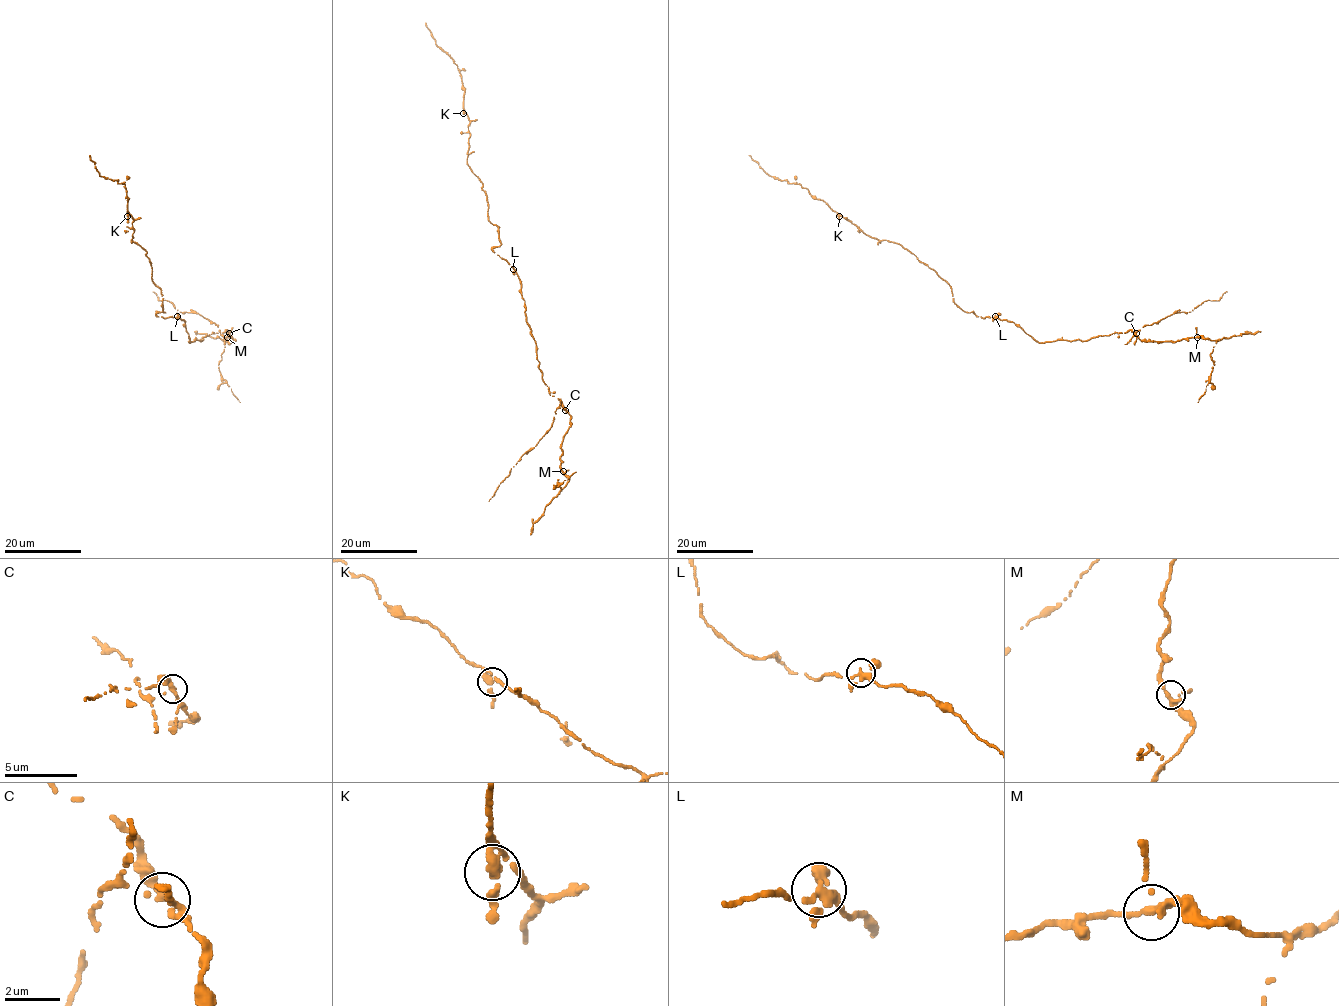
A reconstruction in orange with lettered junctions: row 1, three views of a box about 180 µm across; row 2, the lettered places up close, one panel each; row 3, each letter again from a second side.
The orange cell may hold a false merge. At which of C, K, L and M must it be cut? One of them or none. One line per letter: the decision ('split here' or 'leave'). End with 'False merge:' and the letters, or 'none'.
C: split here
K: leave
L: leave
M: leave
False merge: C

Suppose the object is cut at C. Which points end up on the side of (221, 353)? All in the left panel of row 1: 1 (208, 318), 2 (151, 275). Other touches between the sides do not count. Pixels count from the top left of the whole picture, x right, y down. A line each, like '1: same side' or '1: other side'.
1: other side
2: same side

